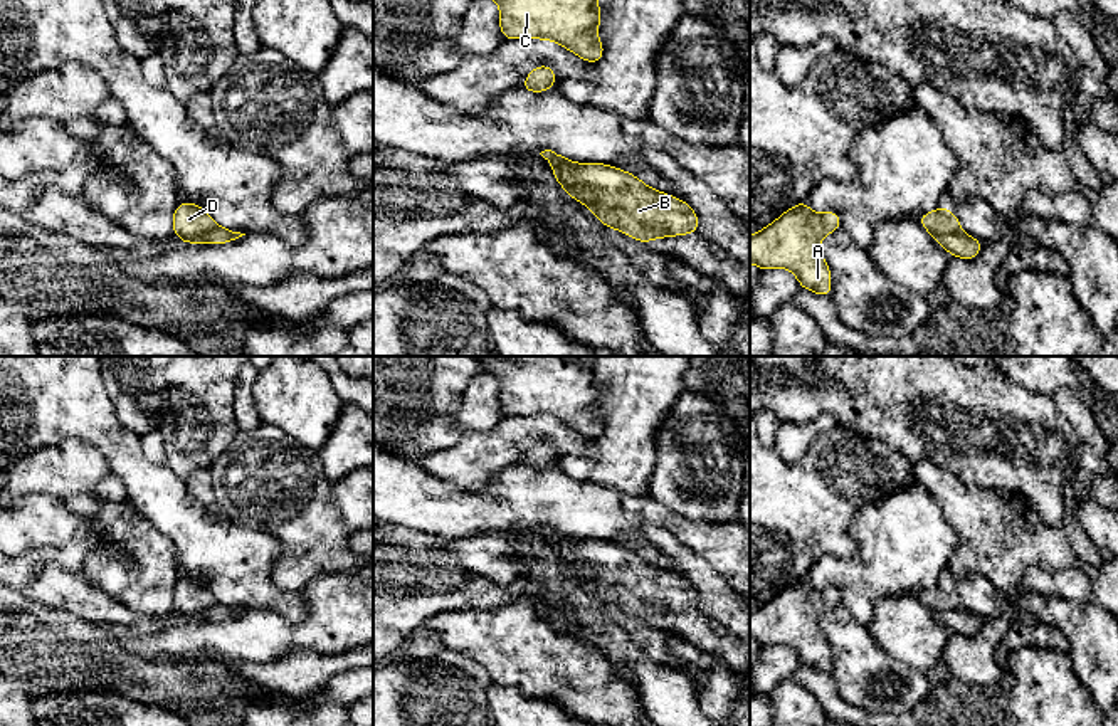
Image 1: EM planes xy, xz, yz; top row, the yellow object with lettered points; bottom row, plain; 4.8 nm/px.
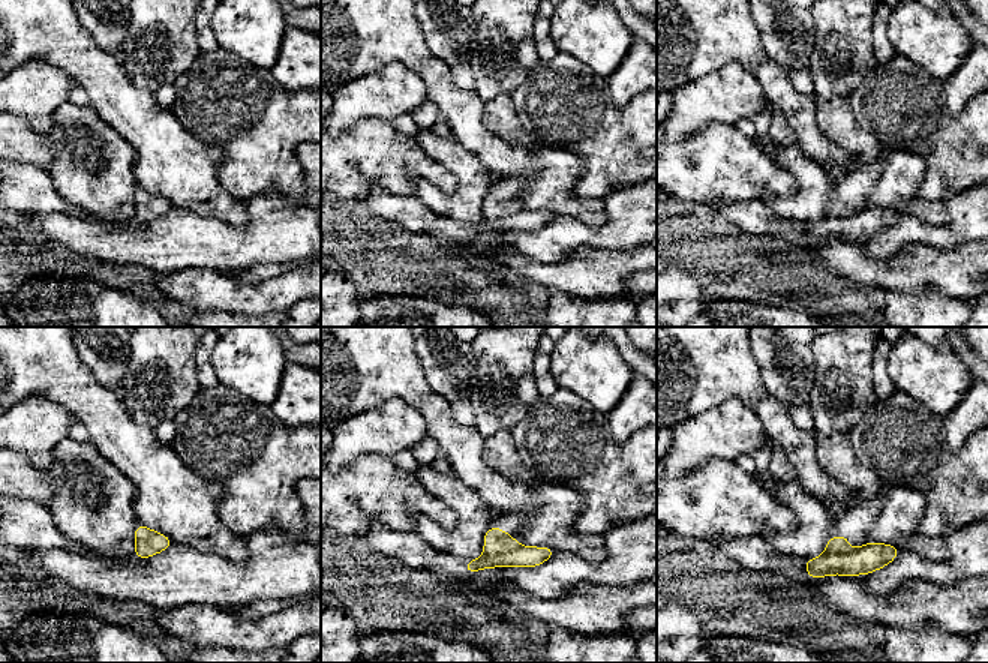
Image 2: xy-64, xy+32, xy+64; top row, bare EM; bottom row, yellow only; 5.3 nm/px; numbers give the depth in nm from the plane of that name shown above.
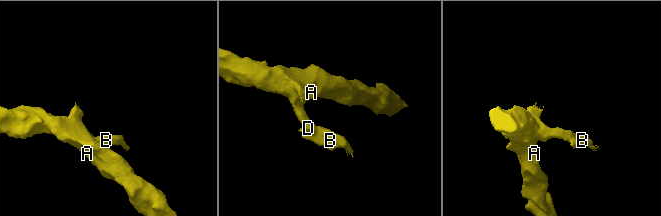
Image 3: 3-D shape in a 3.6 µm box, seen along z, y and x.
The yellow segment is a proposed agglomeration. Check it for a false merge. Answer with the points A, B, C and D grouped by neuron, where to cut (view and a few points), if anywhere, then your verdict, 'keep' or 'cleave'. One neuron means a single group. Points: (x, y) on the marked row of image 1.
A C D / B | xy (216, 226), (184, 241) | cleave

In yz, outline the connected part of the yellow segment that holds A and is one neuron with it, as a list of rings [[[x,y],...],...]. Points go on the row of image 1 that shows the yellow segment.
[[[805,200],[750,237],[750,262],[760,271],[790,269],[804,289],[831,296],[831,269],[819,244],[829,232],[841,229],[841,215],[829,210],[815,215]]]

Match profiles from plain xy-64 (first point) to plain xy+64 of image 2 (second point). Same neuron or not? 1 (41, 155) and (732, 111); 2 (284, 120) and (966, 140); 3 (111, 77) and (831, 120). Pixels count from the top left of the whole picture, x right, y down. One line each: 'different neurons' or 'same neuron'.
1: different neurons
2: same neuron
3: different neurons

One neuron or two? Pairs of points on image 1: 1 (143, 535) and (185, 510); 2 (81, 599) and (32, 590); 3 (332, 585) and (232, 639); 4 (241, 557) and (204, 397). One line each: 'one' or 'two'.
1: two
2: one
3: one
4: two

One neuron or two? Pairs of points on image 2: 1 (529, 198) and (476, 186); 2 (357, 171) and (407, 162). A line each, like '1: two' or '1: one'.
1: two
2: one

